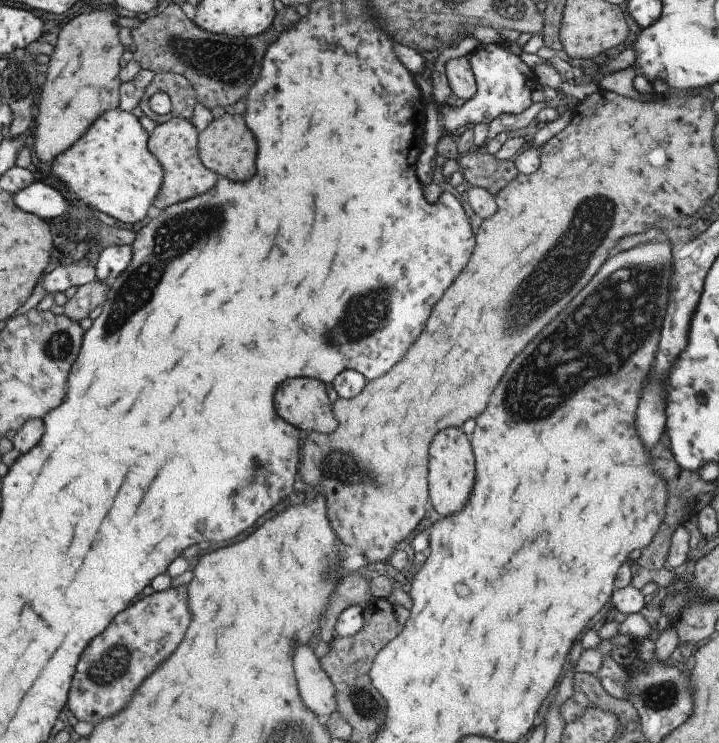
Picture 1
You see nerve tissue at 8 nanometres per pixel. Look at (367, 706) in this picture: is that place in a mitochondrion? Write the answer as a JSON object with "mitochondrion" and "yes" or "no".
{"mitochondrion":"yes"}

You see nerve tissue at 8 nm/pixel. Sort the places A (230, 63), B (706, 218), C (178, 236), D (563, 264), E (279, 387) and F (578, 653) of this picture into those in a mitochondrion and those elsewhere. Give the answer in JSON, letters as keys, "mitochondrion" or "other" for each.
{"A":"mitochondrion","B":"other","C":"mitochondrion","D":"mitochondrion","E":"other","F":"other"}

